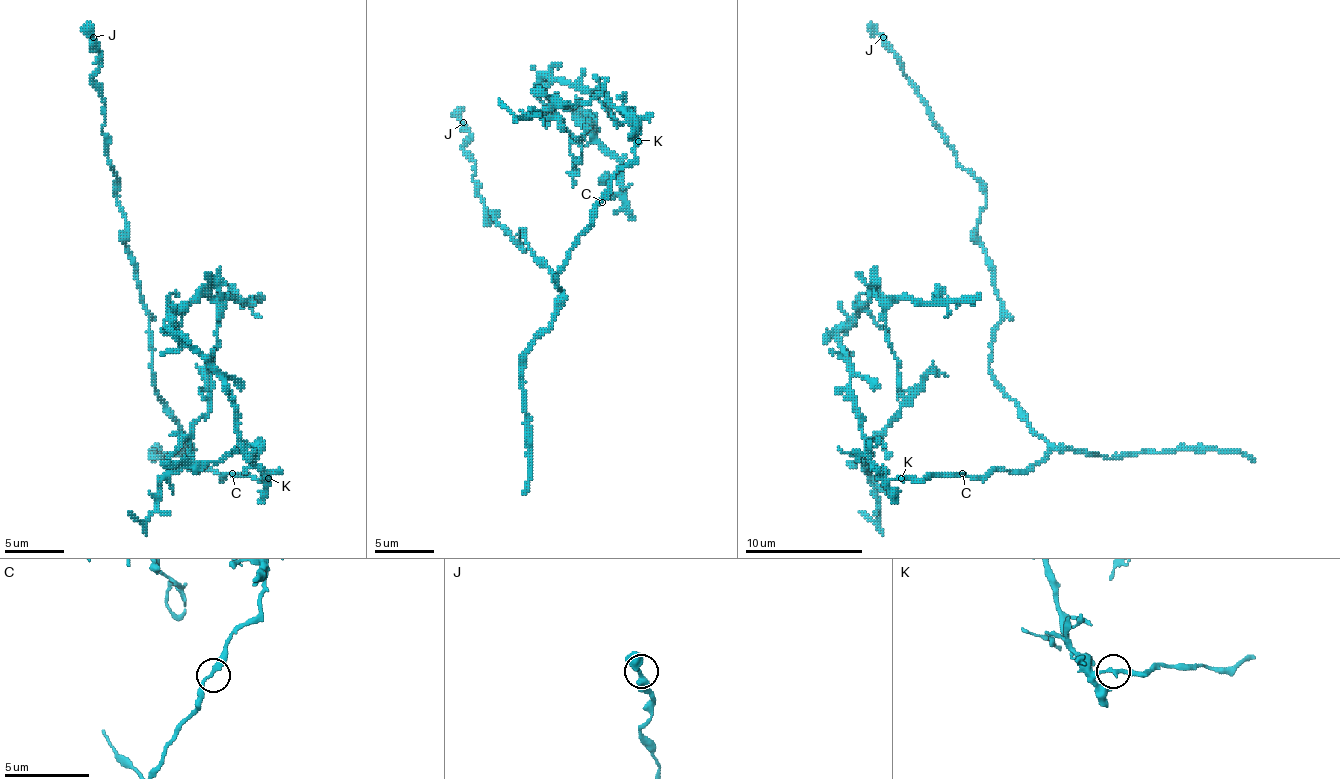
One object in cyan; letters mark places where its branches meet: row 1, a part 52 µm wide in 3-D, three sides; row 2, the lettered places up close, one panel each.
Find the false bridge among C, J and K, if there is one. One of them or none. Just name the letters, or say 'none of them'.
K

